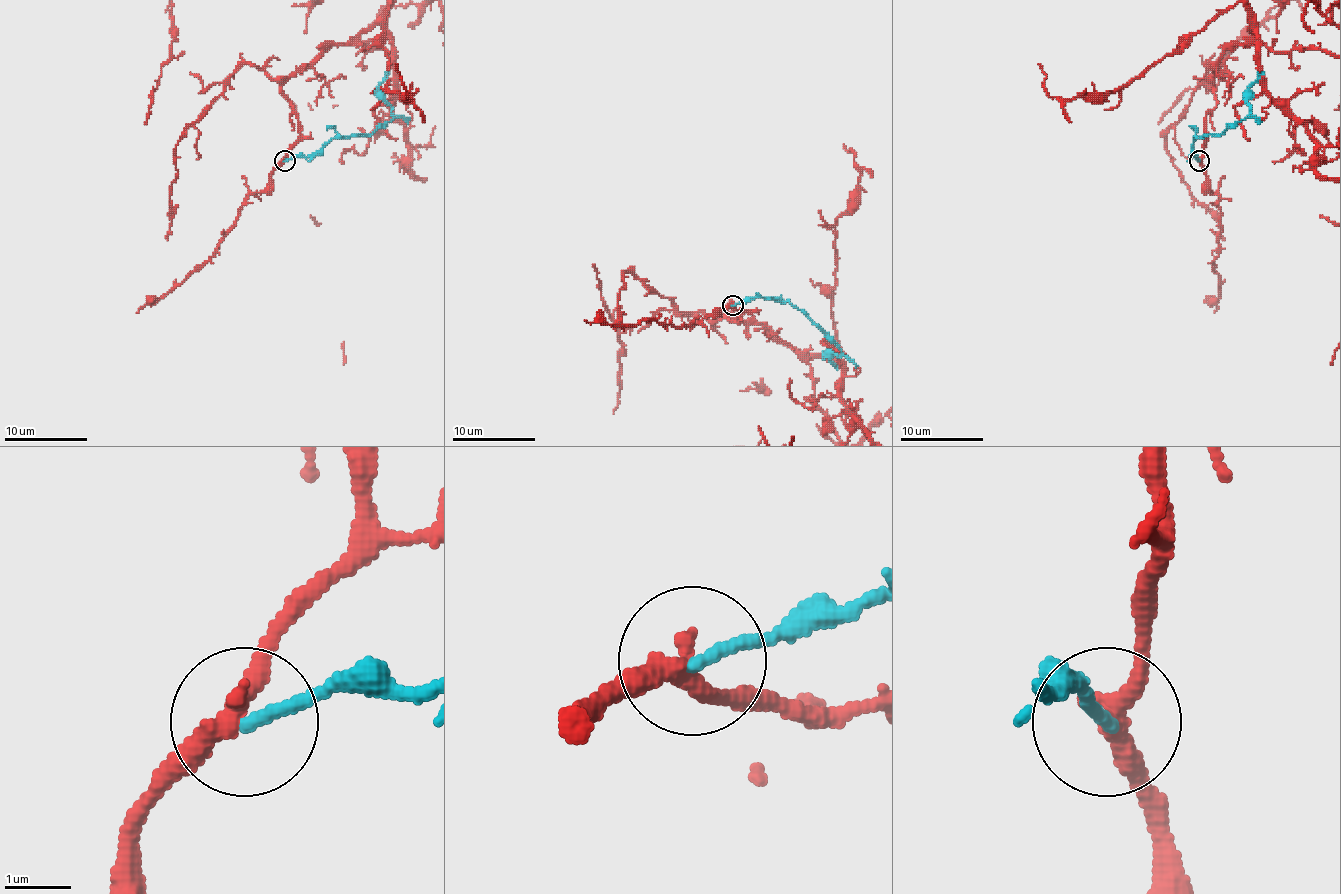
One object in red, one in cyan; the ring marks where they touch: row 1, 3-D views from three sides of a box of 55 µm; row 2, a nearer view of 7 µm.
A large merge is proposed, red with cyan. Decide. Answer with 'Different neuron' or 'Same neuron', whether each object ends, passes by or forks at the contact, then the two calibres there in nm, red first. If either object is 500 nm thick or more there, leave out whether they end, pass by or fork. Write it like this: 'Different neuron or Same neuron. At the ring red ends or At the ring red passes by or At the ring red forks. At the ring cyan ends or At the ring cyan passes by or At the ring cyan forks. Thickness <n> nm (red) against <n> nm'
Different neuron. At the ring red passes by. At the ring cyan ends. Thickness 320 nm (red) against 200 nm

